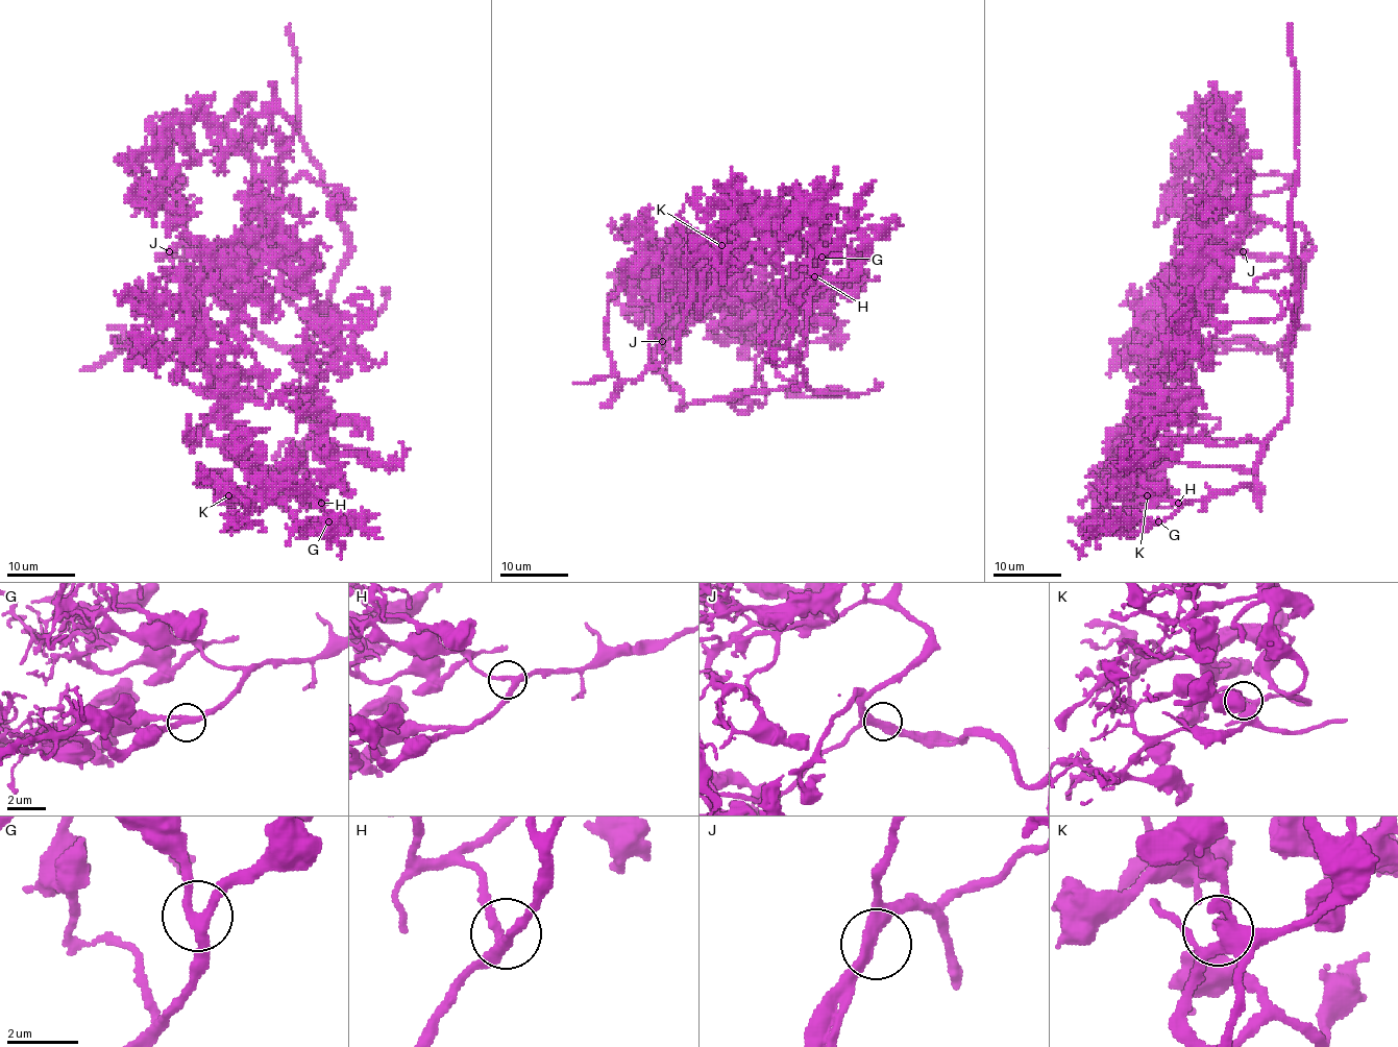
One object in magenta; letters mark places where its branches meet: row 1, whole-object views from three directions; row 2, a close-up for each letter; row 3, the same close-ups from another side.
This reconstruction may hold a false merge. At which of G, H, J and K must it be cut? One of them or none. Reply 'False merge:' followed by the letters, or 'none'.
False merge: none

